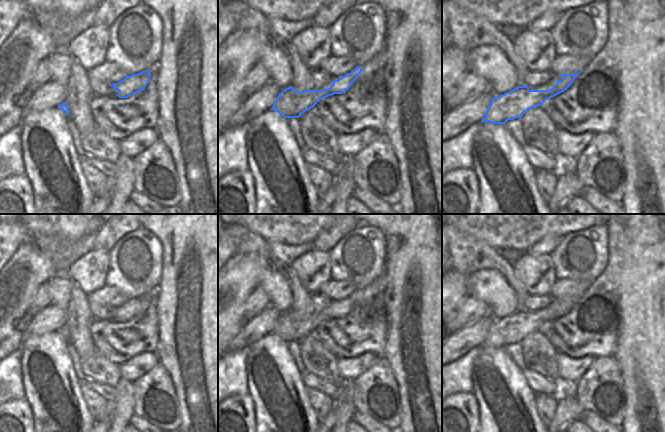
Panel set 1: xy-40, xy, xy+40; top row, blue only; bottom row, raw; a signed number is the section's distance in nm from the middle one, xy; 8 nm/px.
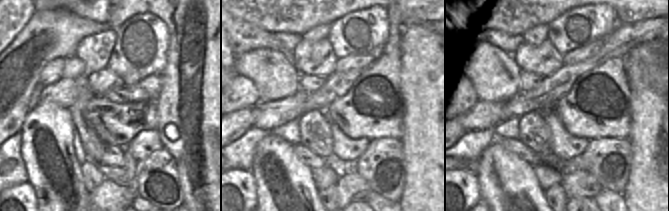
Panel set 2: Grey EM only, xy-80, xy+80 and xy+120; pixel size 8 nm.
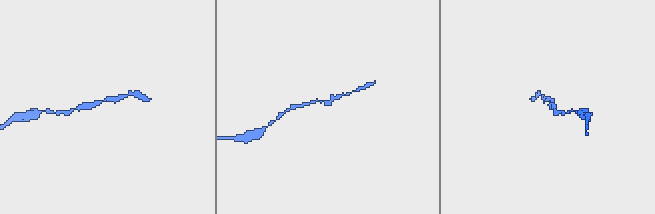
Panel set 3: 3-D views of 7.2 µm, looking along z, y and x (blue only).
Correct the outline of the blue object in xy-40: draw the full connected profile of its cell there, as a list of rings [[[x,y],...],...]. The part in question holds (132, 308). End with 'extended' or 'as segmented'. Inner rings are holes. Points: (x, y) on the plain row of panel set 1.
[[[144,294],[138,298],[132,298],[127,300],[118,307],[114,307],[111,310],[114,314],[118,314],[119,322],[128,322],[145,313],[151,303],[151,297],[148,294]]] | as segmented

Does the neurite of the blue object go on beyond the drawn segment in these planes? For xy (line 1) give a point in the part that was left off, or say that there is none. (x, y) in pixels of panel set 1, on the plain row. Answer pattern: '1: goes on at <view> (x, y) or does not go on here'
1: does not go on here

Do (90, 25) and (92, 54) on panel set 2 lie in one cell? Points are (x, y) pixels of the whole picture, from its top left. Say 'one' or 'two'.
two

